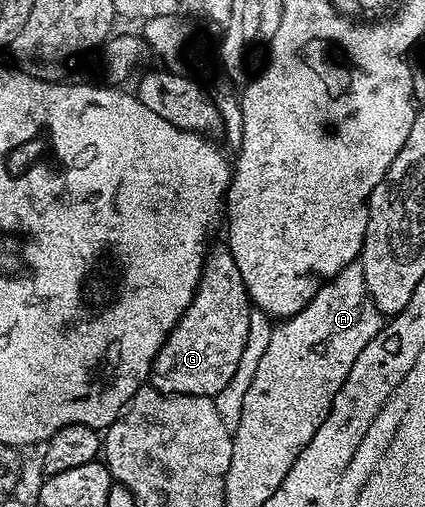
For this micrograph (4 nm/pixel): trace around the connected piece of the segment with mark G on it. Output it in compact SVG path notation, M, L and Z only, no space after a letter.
M220 247L207 254L204 267L198 273L198 288L192 296L191 303L180 316L176 326L168 332L168 338L160 344L156 358L152 363L150 374L151 388L160 393L177 393L178 395L198 395L215 398L226 383L238 371L238 359L242 359L242 347L246 347L246 335L250 331L250 315L253 303L248 297L246 283L242 283L242 271L238 271L238 263L234 263L232 253L226 247Z

